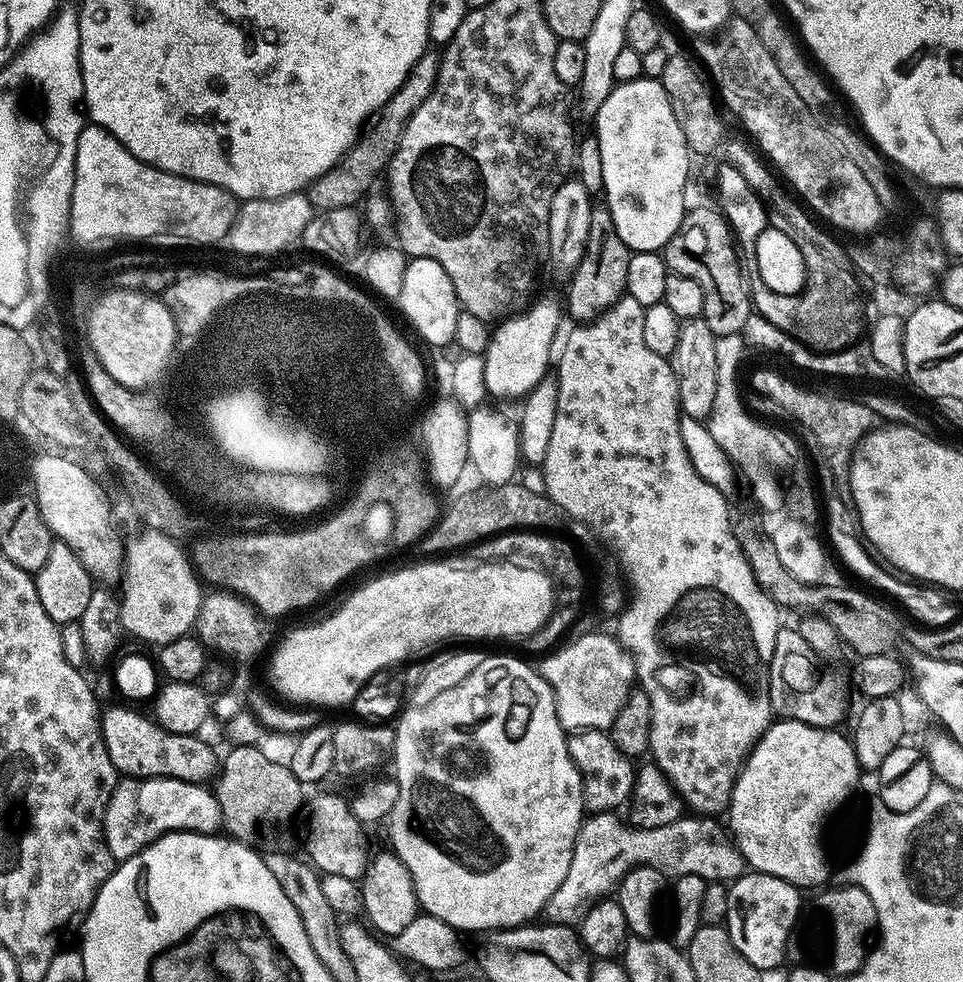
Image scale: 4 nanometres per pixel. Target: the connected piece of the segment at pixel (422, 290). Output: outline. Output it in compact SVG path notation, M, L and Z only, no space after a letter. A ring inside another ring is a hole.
M421 256L409 259L402 279L402 290L398 299L400 312L412 323L412 328L428 344L436 348L451 345L456 338L458 318L462 311L460 299L456 297L454 286L438 262Z

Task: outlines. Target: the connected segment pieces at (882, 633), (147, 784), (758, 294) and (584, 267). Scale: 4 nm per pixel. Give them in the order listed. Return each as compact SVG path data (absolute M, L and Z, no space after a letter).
M744 518L735 523L736 537L744 555L751 563L755 580L773 601L781 608L800 610L799 612L817 613L834 626L843 643L854 648L859 657L891 653L896 639L905 635L906 624L888 606L874 600L866 593L844 586L821 582L817 585L802 584L779 560L778 550L774 547L771 535L752 518Z
M159 776L149 780L124 778L117 783L108 805L104 811L104 837L110 846L113 861L129 860L146 846L150 846L158 838L168 832L197 832L203 836L214 836L218 832L218 822L222 821L222 806L218 806L218 798L211 787L203 783L192 784L189 780L175 780Z
M792 222L787 233L790 242L794 242L794 246L798 246L798 250L802 250L802 258L804 265L808 271L808 279L804 282L804 288L798 294L787 296L786 294L774 294L774 290L770 290L770 286L766 286L766 282L762 281L762 274L755 270L747 273L748 290L752 293L752 306L759 315L766 317L770 322L774 322L774 326L778 326L778 330L782 330L786 334L790 334L799 344L804 344L811 348L812 351L821 354L831 354L834 352L845 351L857 343L856 339L863 337L866 332L866 320L864 324L864 296L860 293L860 284L857 273L853 271L847 263L839 264L818 241L812 236L807 236L800 229L799 223Z
M596 206L592 209L590 232L586 242L585 254L577 268L570 275L568 284L568 308L566 304L566 312L576 319L576 322L591 322L599 319L604 315L608 308L617 304L620 297L626 292L626 266L630 266L630 258L632 252L626 246L626 242L622 242L622 238L618 237L618 232L614 226L613 216L610 214L606 206Z

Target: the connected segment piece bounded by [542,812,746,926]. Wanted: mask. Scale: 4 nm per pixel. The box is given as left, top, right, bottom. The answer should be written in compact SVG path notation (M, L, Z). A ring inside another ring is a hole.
M593 812L585 815L580 825L580 833L576 836L574 850L570 858L570 870L566 870L566 878L562 878L562 886L550 894L542 913L549 924L579 925L586 913L599 900L611 897L619 889L624 876L632 868L653 868L669 878L691 876L700 882L731 882L743 876L746 865L742 854L736 849L729 829L719 819L699 814L685 814L680 819L670 822L670 826L658 826L654 830L634 828L627 819L616 812Z

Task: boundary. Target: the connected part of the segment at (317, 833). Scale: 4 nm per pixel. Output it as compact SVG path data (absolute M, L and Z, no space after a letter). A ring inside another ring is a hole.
M324 792L321 796L311 797L308 812L308 855L307 859L321 873L341 875L343 878L359 881L368 869L368 836L365 825L352 812L351 803L347 799L335 796L332 792Z

